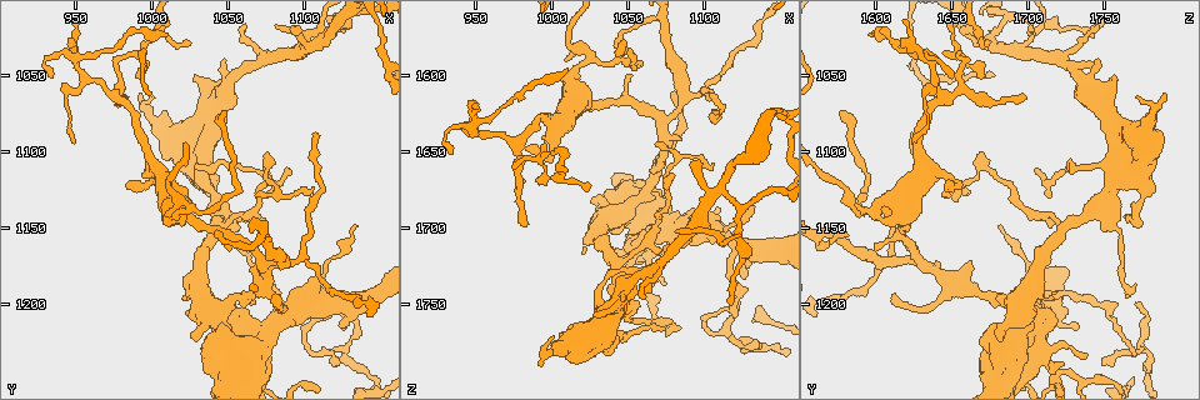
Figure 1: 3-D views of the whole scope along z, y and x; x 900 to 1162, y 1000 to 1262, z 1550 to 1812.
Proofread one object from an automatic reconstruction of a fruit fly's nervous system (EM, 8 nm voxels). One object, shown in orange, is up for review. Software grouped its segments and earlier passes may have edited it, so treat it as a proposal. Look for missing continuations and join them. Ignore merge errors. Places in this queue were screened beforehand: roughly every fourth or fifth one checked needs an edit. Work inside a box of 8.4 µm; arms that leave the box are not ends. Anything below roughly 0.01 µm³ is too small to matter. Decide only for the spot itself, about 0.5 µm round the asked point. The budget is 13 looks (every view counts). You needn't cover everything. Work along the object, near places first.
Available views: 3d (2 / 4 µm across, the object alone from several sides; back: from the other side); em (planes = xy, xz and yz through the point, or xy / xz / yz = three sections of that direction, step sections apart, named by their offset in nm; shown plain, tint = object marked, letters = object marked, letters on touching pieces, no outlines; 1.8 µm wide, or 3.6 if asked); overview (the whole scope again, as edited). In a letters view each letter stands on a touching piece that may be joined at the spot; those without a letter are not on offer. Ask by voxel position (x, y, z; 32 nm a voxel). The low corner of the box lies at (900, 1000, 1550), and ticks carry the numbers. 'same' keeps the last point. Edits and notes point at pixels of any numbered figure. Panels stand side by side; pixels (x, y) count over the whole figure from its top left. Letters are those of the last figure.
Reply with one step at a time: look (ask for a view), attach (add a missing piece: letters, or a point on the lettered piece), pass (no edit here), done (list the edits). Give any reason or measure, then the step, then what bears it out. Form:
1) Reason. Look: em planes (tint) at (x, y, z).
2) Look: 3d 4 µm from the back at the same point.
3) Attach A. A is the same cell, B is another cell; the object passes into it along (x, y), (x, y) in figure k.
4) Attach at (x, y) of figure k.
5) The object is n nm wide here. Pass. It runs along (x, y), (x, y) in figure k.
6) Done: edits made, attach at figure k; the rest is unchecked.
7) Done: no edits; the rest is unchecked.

End of a long branch. Look: 3d 4 µm at (1046, 1076, 1576).

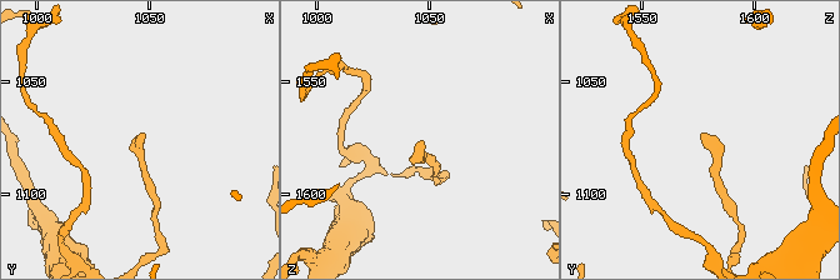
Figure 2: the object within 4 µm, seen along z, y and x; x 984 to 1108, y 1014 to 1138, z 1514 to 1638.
Now the EM. Look: em 3.6 µm planes (tint) at (1049, 1073, 1576).

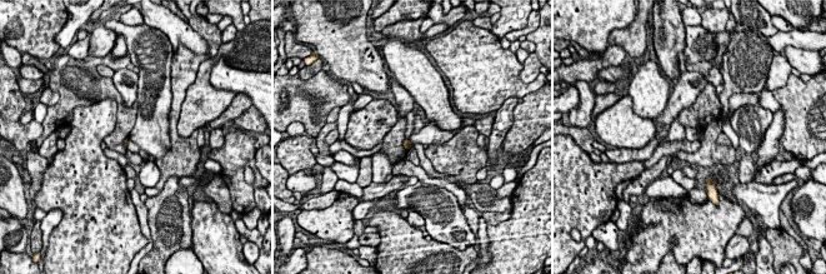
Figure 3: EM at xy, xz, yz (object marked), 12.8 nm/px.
Look: em 3.6 µm planes (letters) at the same point.

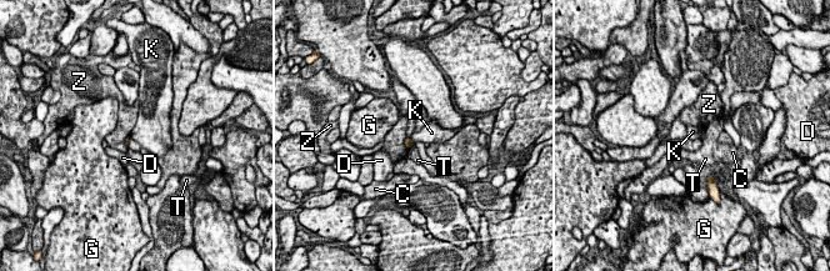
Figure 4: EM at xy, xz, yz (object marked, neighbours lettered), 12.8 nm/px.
Pass. C, D, G, K, T and Z are other cells; a border runs along (409, 137), (413, 144) in figure 4; none of them fits.

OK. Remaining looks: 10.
Free end. Look: 3d 2 µm at (984, 1124, 1648).

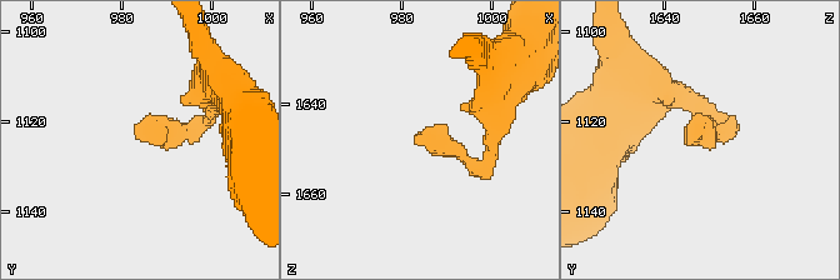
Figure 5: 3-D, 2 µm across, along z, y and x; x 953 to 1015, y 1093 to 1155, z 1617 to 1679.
Shape alone is not enough. Look: em planes (plain) at (983, 1124, 1647).

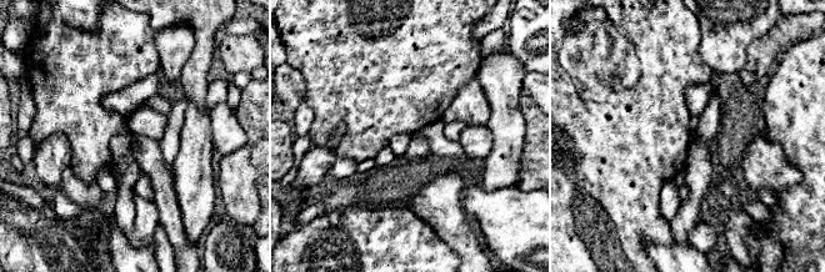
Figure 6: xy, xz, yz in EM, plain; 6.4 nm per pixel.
Look: em planes (letters) at the same point.

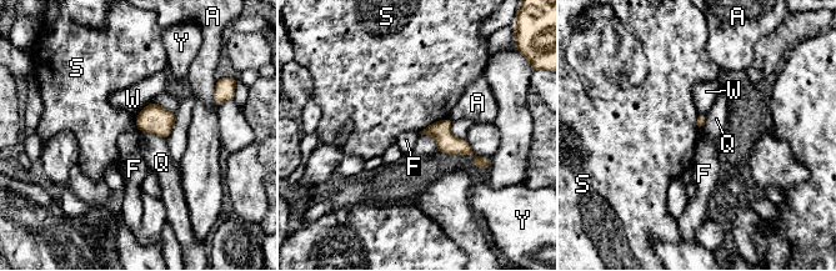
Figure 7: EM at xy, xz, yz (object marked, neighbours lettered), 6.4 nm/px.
Pass. A, F, Q, S, W and Y are other cells; none of them fits.

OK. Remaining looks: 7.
Look: em 3.6 µm xy step 8 (letters) at (1024, 1222, 1682).

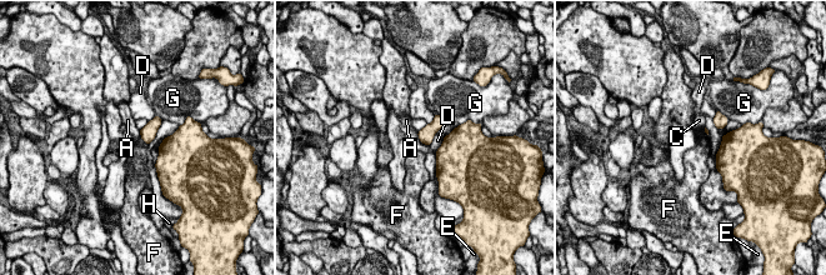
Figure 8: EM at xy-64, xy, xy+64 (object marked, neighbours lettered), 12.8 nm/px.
Pass. A, C, D, E, F, G and H are other cells; a border runs along (139, 130), (141, 136) in figure 8; none of them fits.

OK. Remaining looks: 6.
Thin end. Look: 3d 4 µm at (1024, 1028, 1672).

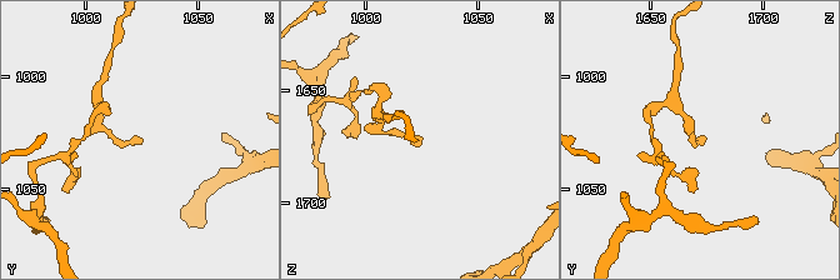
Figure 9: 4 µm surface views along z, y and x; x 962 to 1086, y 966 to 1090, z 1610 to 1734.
Look: em xy step 16 (tint) at (1025, 1028, 1672).

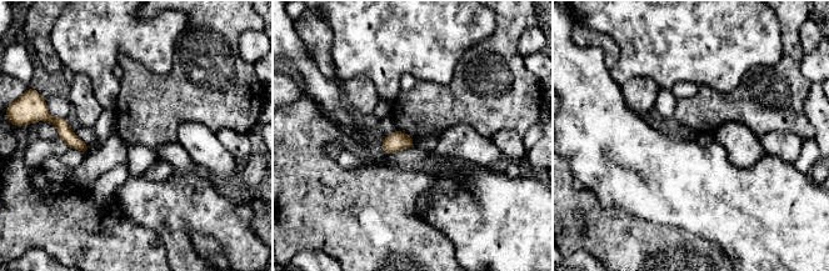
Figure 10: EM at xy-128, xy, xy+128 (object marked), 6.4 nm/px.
Look: em planes (letters) at the same point.

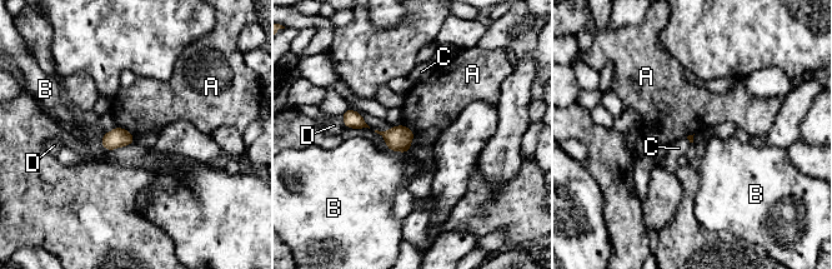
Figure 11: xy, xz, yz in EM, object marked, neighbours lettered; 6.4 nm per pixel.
Pass. A, B, C and D are other cells; no lettered piece goes on from it.

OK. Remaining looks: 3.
Thin end. Look: em planes (letters) at (1132, 1146, 1682).

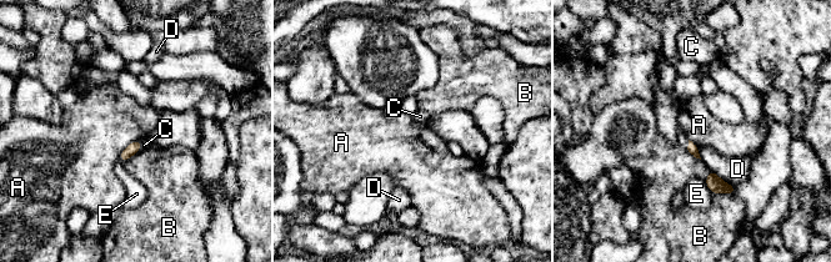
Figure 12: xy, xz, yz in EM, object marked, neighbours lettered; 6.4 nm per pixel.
Attach C. C is the same cell, A, B, D and E are other cells; the object passes into it along (691, 147), (689, 144), (682, 139) in figure 12; it goes on there.

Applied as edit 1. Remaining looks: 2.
Done: edits made, attach at figure 12; the rest is unchecked.

